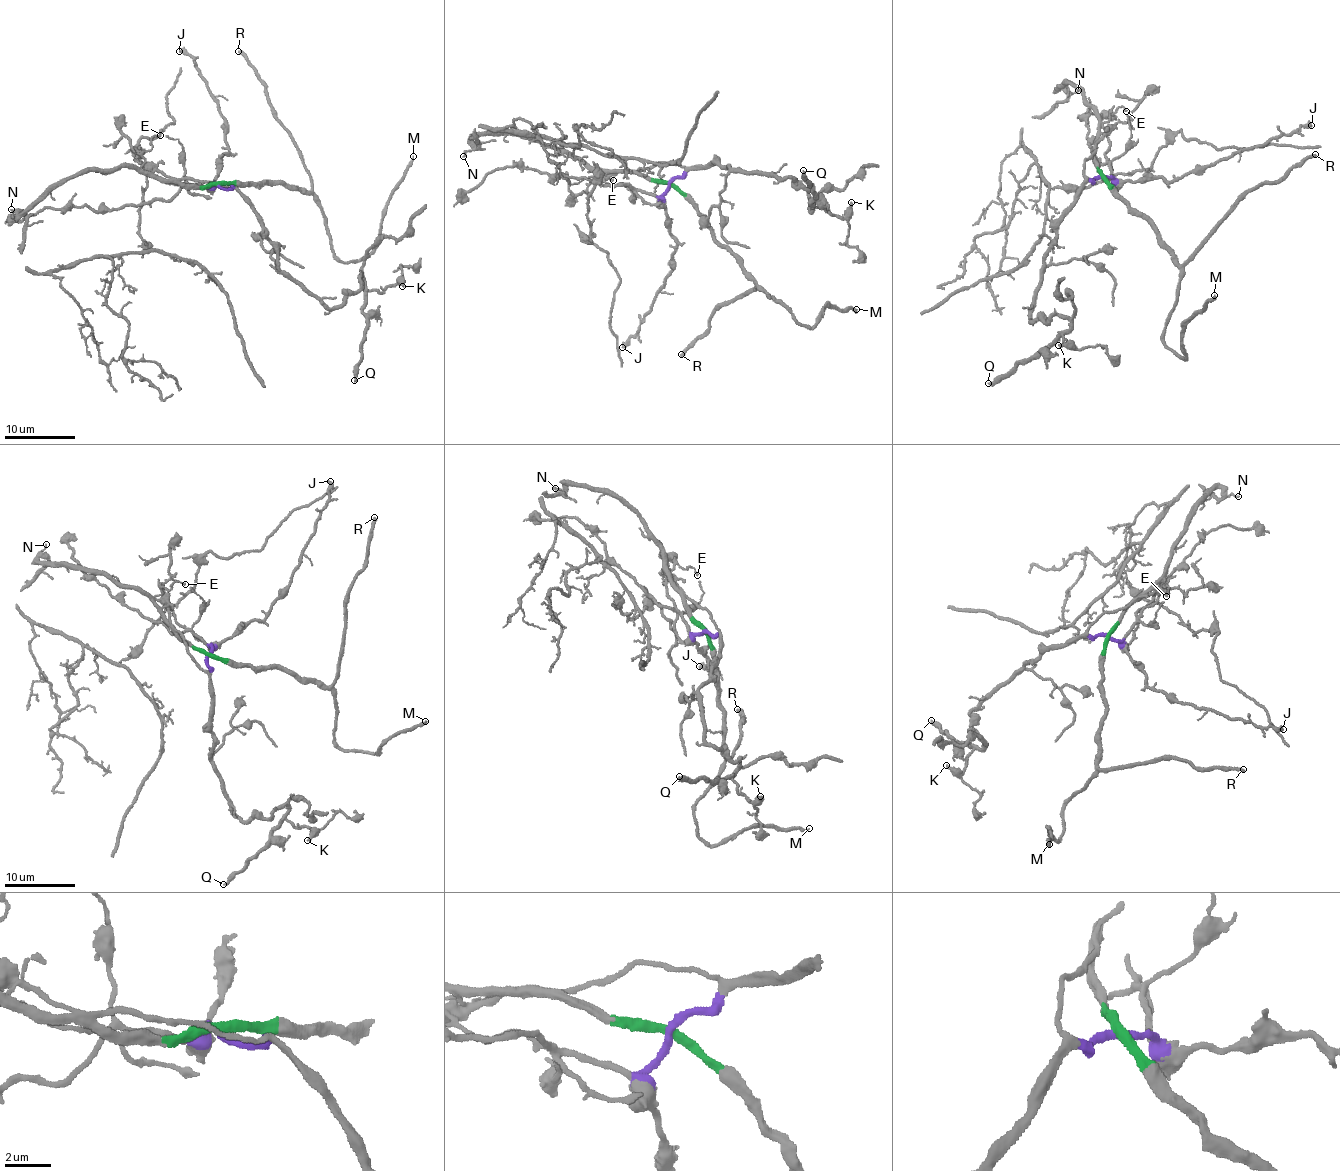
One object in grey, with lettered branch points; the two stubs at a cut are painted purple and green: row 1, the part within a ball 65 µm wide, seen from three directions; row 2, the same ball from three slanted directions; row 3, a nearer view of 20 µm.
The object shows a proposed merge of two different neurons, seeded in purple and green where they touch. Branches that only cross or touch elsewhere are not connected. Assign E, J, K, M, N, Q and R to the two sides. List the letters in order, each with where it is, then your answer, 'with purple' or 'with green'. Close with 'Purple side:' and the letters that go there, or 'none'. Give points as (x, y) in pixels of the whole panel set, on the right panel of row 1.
E: (1126, 111) | with green
J: (1311, 125) | with purple
K: (1058, 345) | with purple
M: (1214, 295) | with green
N: (1078, 90) | with green
Q: (988, 383) | with purple
R: (1315, 154) | with green
Purple side: J, K, Q

